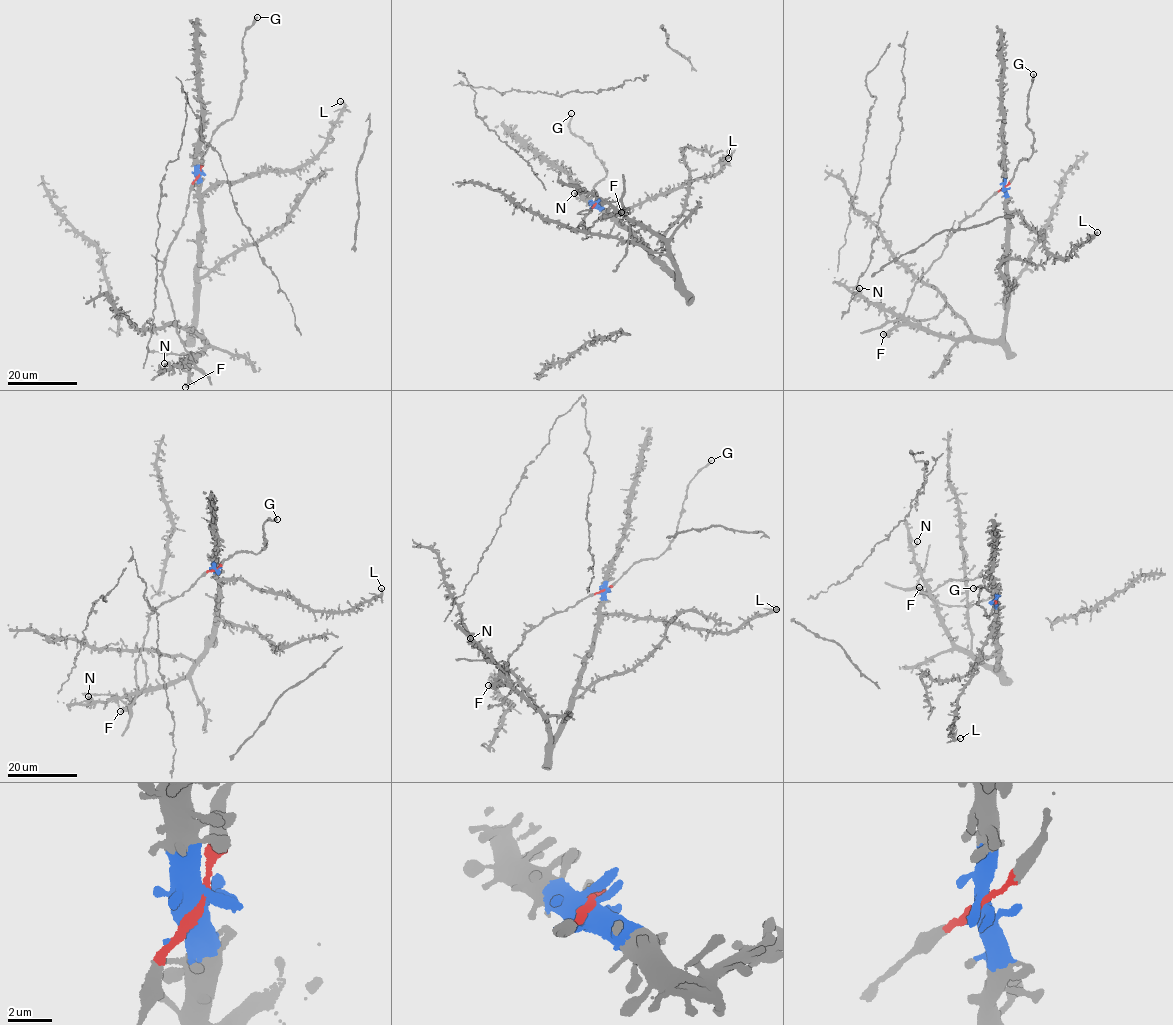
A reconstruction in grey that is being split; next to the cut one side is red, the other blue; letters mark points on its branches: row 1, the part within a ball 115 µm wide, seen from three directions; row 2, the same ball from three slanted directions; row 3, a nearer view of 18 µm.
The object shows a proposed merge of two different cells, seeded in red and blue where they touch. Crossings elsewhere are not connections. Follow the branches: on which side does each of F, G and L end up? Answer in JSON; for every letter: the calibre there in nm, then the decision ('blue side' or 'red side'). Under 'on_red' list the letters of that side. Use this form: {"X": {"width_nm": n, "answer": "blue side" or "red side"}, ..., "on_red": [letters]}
{"F": {"width_nm": 360, "answer": "blue side"}, "G": {"width_nm": 260, "answer": "red side"}, "L": {"width_nm": 320, "answer": "blue side"}, "on_red": ["G"]}

